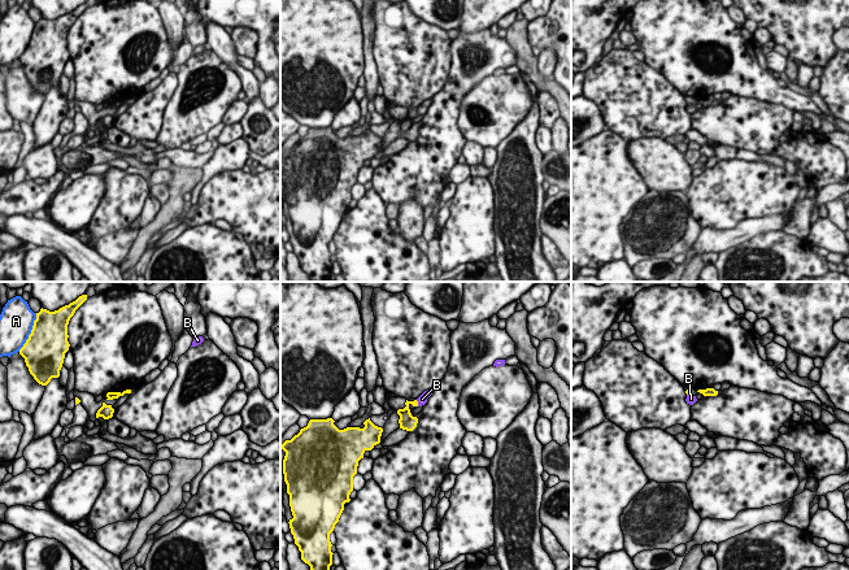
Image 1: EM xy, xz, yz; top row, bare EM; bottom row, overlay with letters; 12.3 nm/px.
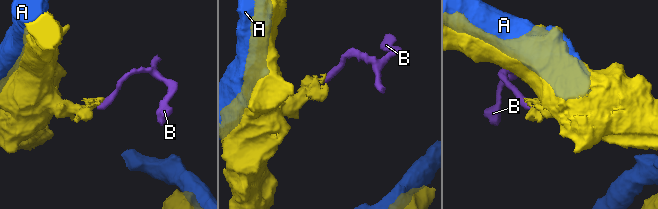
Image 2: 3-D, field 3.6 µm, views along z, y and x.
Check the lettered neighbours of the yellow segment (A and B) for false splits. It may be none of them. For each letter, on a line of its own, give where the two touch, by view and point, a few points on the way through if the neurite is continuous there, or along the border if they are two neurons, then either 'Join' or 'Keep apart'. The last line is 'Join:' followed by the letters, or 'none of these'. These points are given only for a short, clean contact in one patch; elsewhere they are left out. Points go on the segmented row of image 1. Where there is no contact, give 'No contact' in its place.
A: Touches yellow at xy (31, 333). Keep apart
B: Touches yellow at xz (417, 403). Boundary: xz (416, 400), (418, 405). Keep apart
Join: none of these

